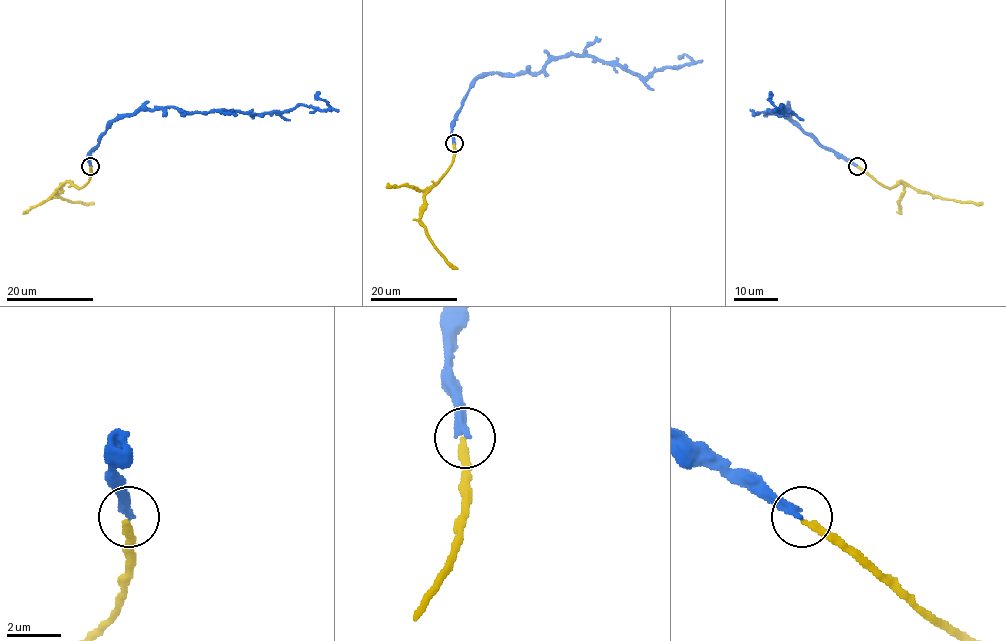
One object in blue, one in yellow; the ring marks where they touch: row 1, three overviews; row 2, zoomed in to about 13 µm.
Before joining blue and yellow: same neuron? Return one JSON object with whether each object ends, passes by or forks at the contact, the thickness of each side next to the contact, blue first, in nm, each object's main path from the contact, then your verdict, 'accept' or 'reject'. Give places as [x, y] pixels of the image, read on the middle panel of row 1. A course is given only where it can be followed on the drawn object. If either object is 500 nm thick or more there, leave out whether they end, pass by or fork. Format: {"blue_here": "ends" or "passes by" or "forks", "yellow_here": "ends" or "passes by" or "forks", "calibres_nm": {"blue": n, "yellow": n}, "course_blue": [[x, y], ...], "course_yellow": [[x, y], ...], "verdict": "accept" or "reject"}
{"blue_here": "ends", "yellow_here": "ends", "calibres_nm": {"blue": 320, "yellow": 260}, "course_blue": [[454, 144], [452, 123], [480, 76], [538, 73], [552, 59], [576, 55], [647, 77], [692, 61], [680, 56]], "course_yellow": [[454, 144], [454, 160], [424, 196], [420, 224], [434, 248], [457, 269]], "verdict": "reject"}

